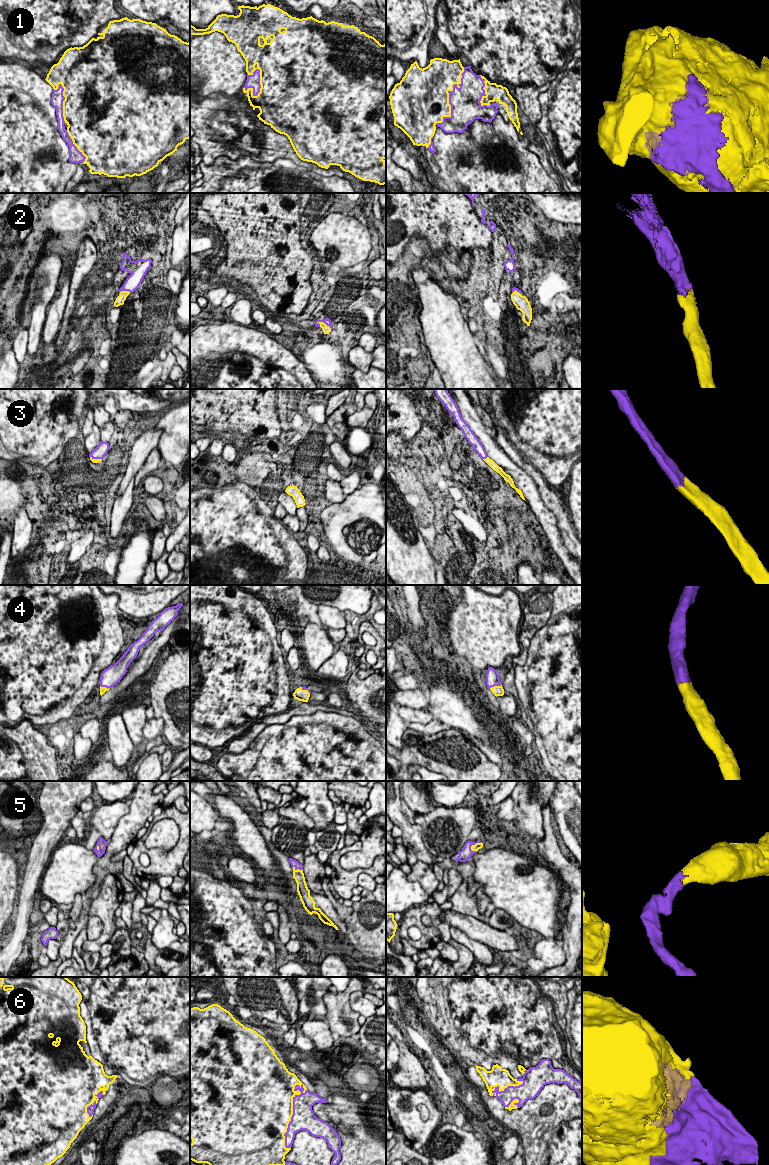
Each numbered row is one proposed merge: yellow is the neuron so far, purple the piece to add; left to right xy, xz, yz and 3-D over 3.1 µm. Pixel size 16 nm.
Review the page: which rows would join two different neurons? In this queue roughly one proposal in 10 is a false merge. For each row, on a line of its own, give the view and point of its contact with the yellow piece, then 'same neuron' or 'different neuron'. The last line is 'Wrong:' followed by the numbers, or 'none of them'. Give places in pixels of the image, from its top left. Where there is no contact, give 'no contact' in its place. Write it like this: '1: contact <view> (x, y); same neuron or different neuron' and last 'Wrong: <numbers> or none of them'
1: contact yz (448, 97); same neuron
2: contact xz (324, 323); same neuron
3: contact yz (486, 458); same neuron
4: contact yz (495, 686); same neuron
5: contact yz (471, 849); same neuron
6: contact xz (292, 1114); same neuron
Wrong: none of them

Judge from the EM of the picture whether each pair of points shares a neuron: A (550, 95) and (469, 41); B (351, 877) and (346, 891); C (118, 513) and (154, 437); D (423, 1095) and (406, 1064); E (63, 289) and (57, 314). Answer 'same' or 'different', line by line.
A: different
B: same
C: same
D: different
E: same

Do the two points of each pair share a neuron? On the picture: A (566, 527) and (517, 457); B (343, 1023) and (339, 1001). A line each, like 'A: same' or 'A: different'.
A: same
B: same

